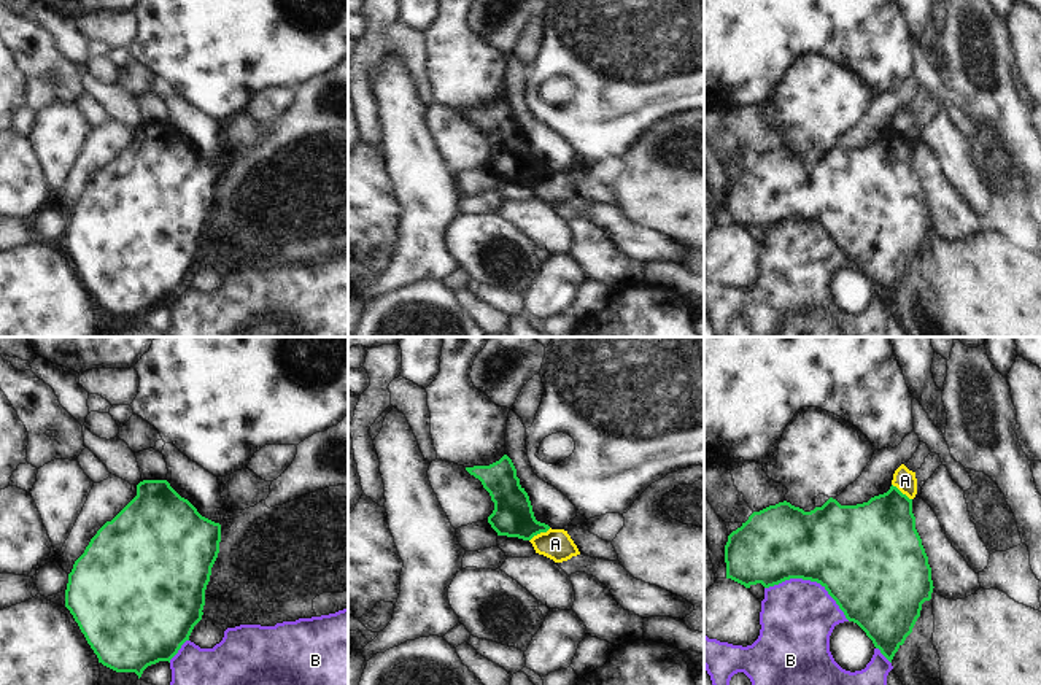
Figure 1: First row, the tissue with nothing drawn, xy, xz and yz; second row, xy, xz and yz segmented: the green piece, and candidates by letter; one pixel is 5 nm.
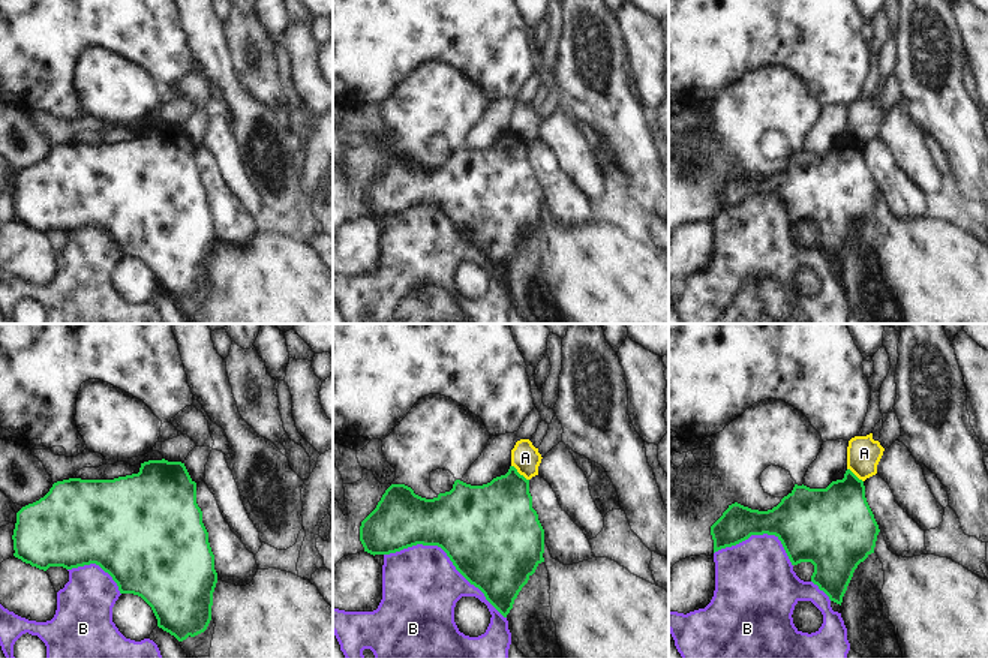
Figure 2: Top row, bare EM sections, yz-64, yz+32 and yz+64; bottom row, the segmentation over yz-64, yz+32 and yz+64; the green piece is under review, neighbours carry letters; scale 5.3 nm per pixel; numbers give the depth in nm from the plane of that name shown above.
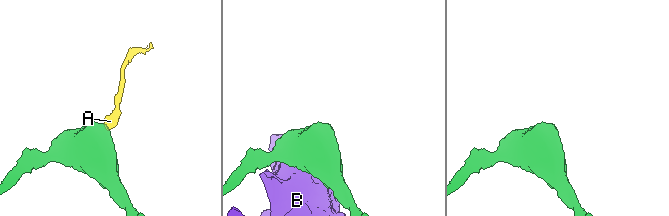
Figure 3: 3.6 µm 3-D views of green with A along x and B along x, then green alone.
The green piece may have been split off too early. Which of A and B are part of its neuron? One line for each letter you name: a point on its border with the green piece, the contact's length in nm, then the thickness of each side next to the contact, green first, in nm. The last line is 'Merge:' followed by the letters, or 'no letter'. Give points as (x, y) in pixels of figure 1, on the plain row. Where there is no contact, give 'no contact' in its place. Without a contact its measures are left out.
Merge: no letter

